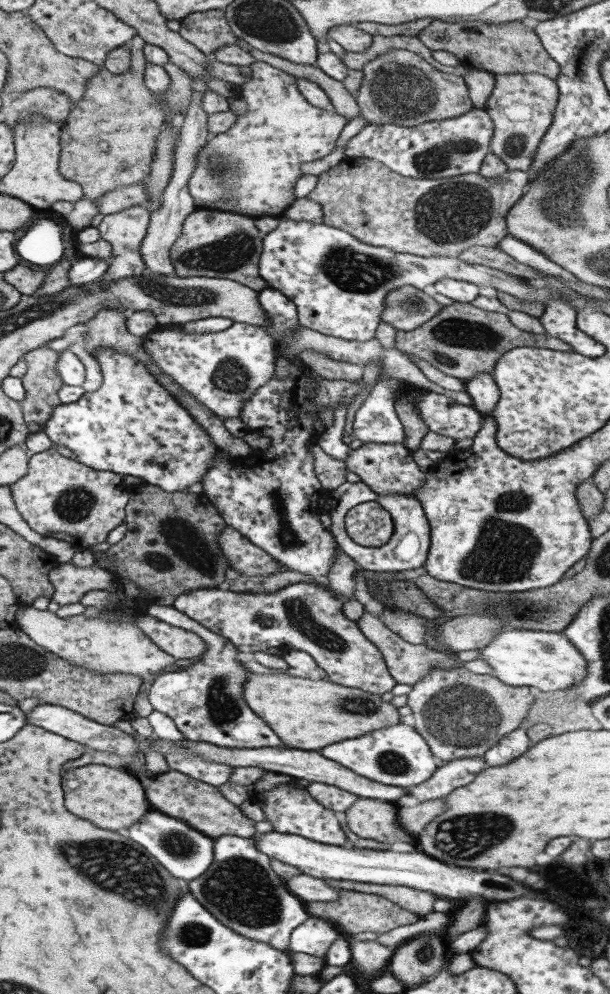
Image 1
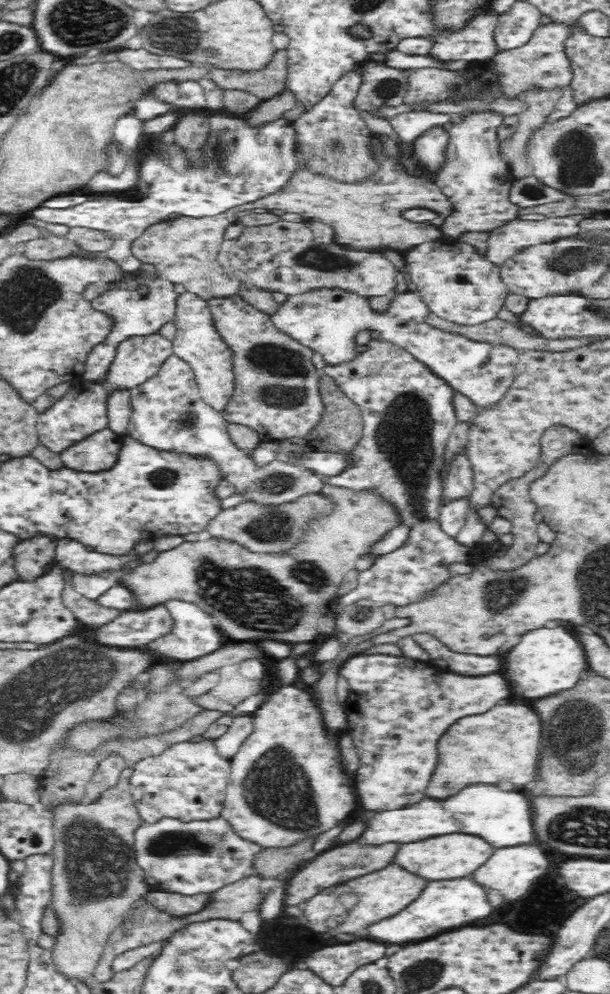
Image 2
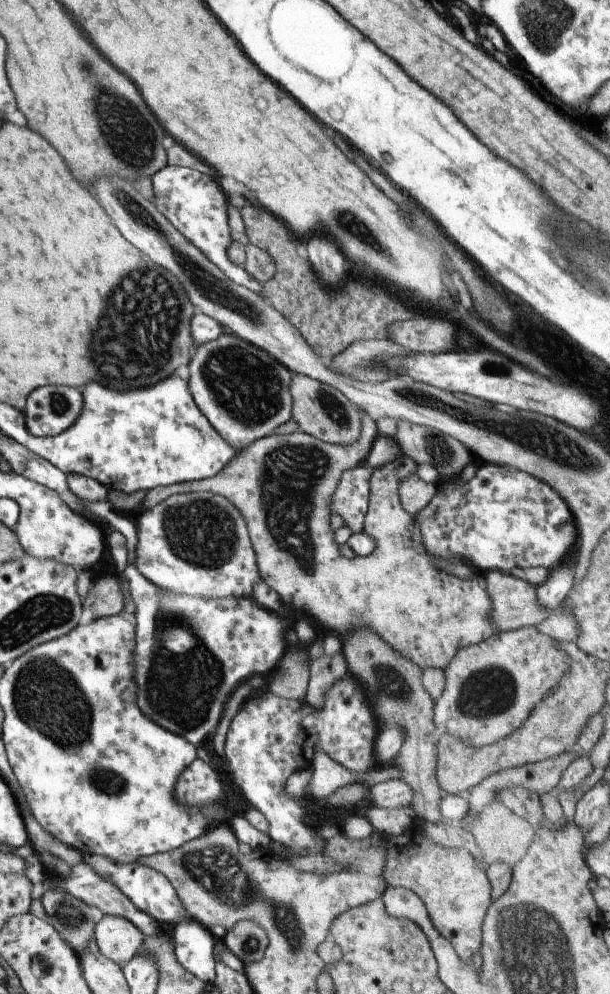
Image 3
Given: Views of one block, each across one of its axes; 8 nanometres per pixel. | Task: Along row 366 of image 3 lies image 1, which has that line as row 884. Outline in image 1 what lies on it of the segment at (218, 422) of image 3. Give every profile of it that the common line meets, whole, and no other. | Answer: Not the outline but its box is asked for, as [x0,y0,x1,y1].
[189,835,308,950]

